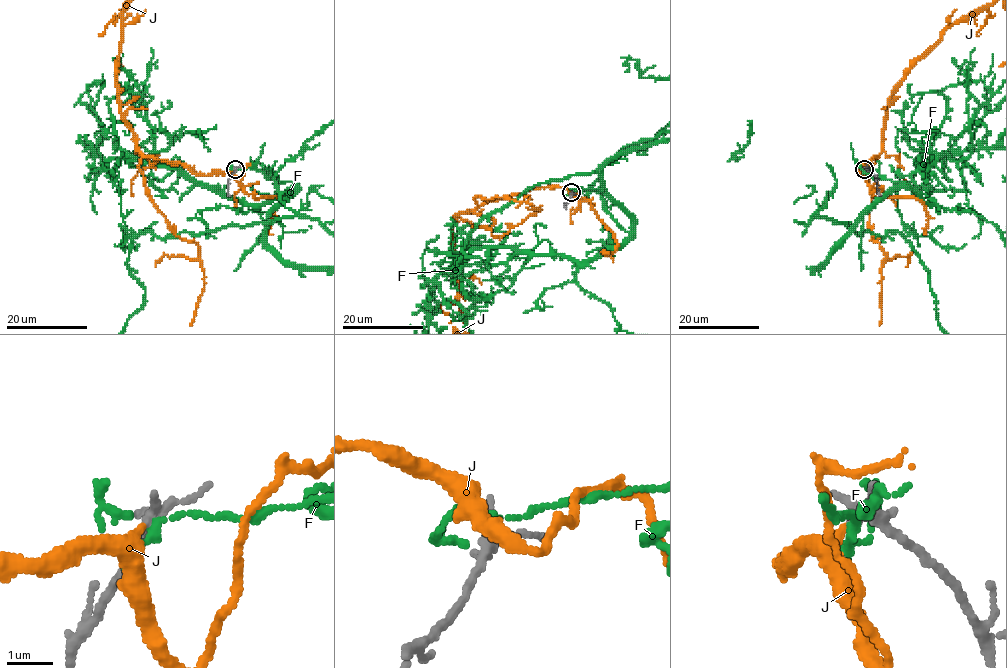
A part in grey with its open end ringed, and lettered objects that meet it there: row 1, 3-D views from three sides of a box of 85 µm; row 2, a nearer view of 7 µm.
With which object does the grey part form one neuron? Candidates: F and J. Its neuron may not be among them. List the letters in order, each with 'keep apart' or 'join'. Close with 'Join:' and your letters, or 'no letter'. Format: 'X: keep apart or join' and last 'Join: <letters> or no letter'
F: keep apart
J: join
Join: J

